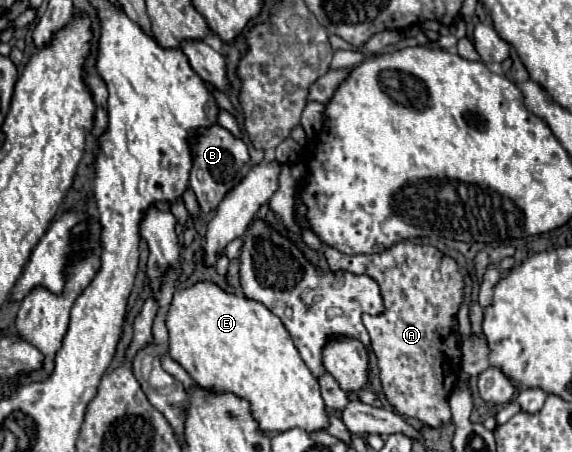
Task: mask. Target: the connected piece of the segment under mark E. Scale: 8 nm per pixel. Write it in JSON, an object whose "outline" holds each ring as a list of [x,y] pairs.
{"outline":[[[198,281],[192,287],[174,293],[166,313],[166,329],[170,357],[178,361],[198,385],[214,391],[234,391],[234,395],[250,399],[250,409],[254,411],[254,419],[258,419],[262,431],[280,433],[294,427],[304,431],[326,429],[328,411],[324,407],[316,377],[310,373],[306,363],[302,363],[302,357],[298,355],[286,327],[282,327],[282,321],[262,303],[244,295],[228,293],[216,283]]]}

